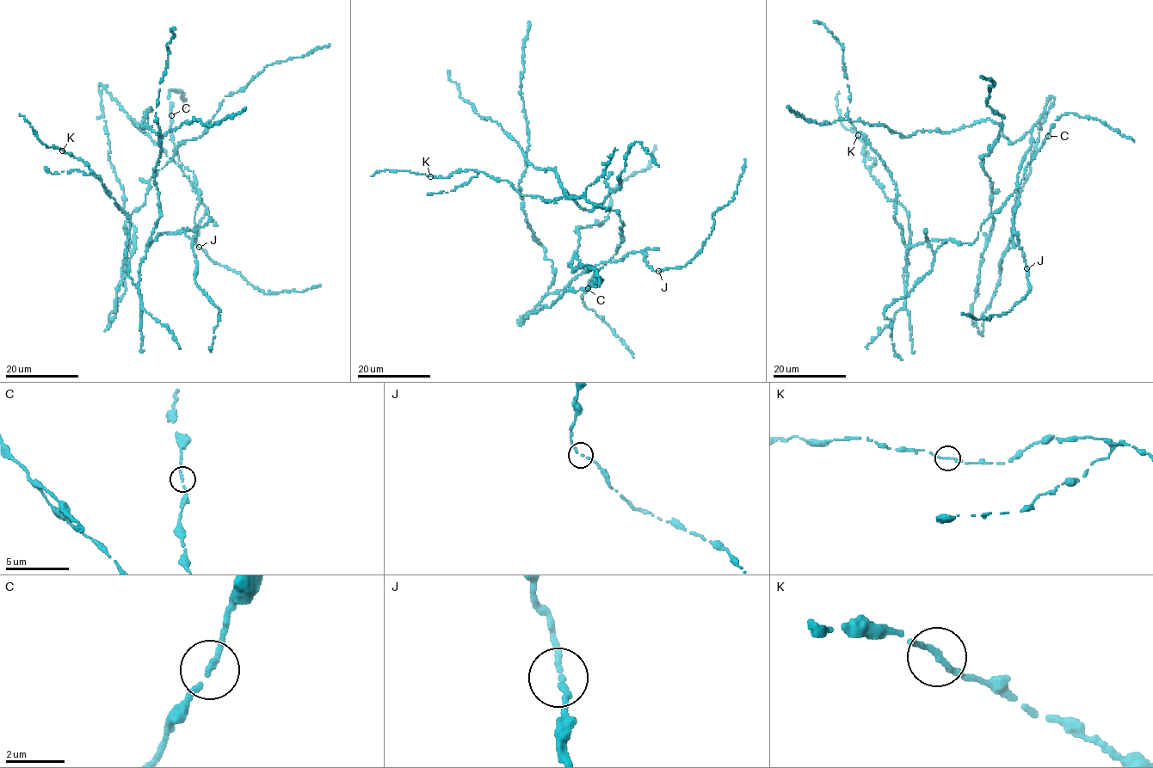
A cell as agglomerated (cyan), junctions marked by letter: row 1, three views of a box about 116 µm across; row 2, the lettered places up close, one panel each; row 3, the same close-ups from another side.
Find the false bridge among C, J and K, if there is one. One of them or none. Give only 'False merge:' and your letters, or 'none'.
False merge: none

